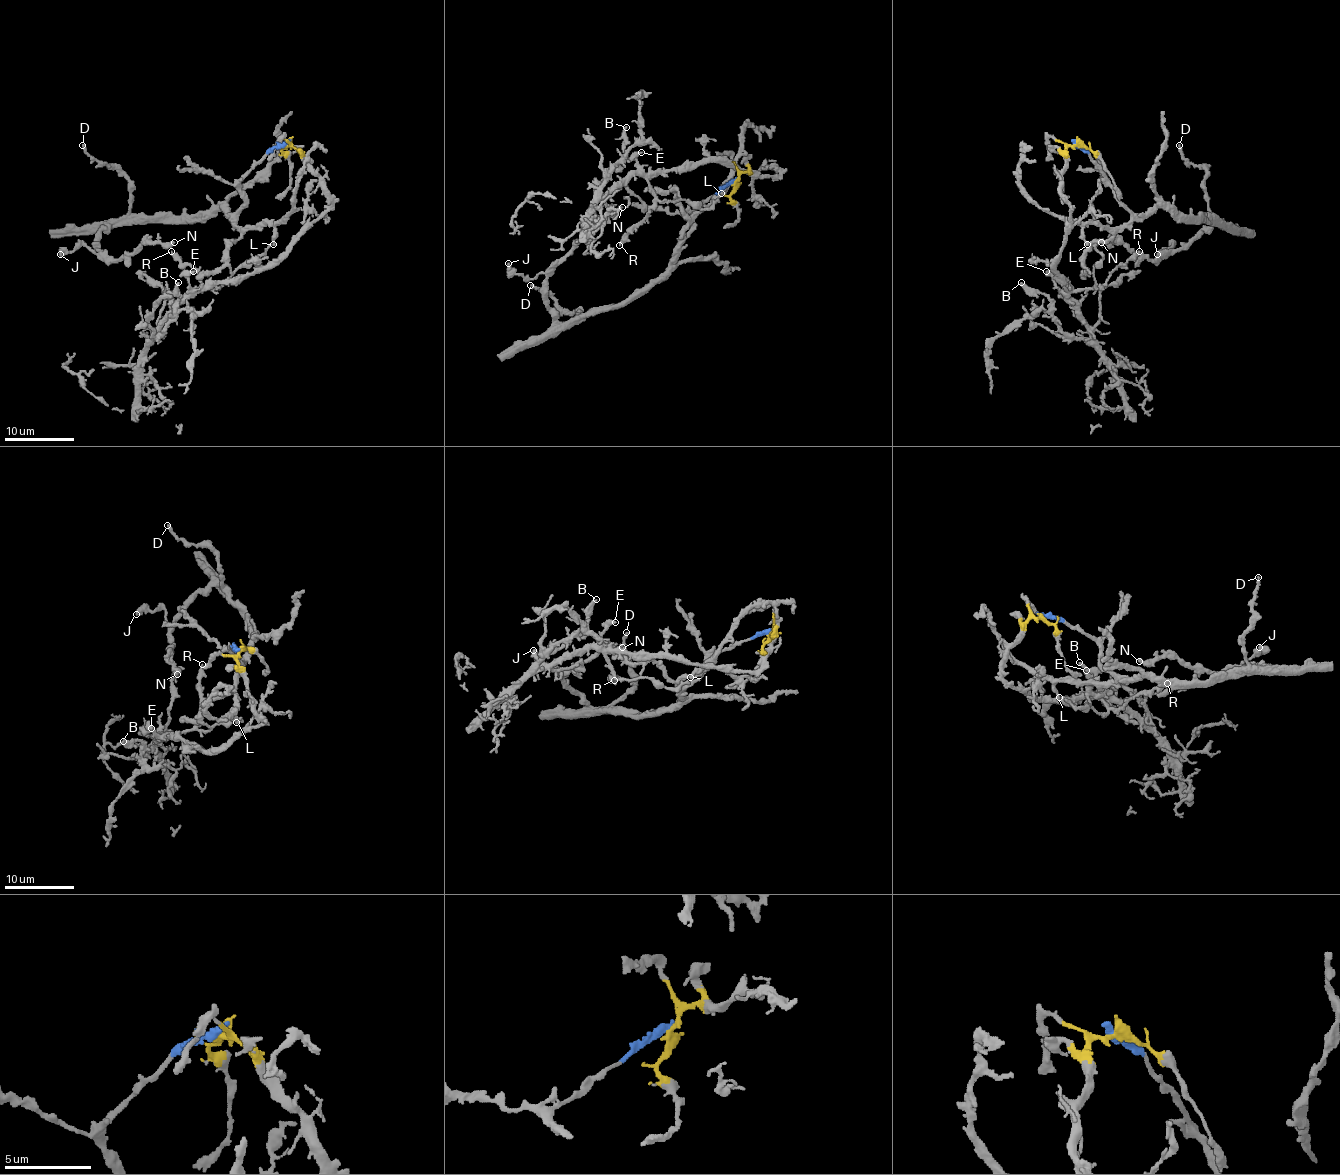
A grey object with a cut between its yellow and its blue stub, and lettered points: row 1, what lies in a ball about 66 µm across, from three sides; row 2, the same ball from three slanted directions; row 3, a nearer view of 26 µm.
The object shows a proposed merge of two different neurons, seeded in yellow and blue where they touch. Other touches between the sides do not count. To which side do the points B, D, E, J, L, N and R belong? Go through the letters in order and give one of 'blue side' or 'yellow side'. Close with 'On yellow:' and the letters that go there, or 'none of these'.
B: yellow side
D: blue side
E: yellow side
J: blue side
L: blue side
N: blue side
R: yellow side
On yellow: B, E, R

